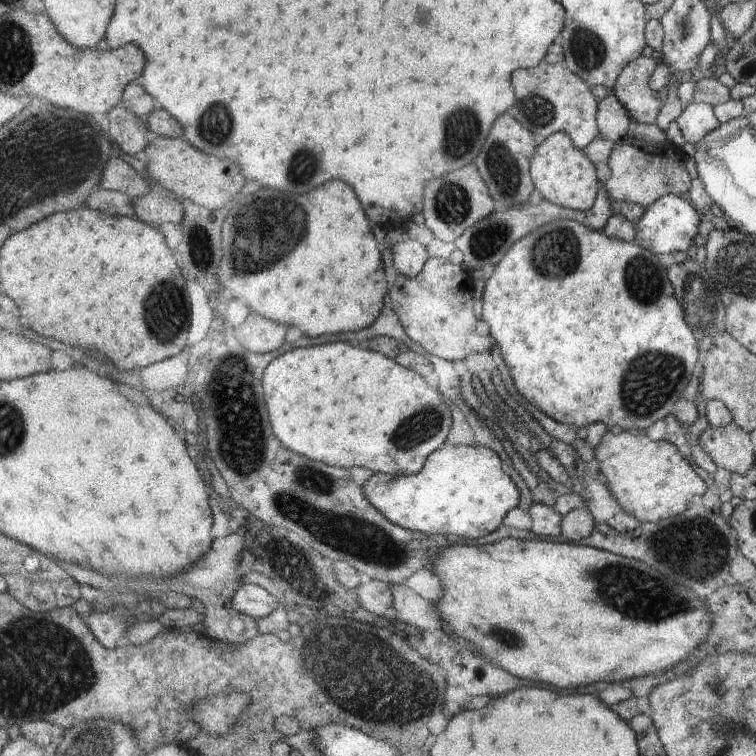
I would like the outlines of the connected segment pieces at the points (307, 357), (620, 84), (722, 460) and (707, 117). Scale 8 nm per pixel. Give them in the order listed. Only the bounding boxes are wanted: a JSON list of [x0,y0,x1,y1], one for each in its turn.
[[263,341,453,476],[611,57,663,124],[697,421,754,475],[674,103,720,144]]

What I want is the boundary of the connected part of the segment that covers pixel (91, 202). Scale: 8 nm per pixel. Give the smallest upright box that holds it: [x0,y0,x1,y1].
[86,187,135,216]

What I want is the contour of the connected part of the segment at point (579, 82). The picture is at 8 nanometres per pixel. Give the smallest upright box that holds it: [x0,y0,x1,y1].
[509,61,600,151]

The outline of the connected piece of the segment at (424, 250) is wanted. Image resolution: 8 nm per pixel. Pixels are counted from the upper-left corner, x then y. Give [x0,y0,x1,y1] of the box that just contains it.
[391,238,430,276]

